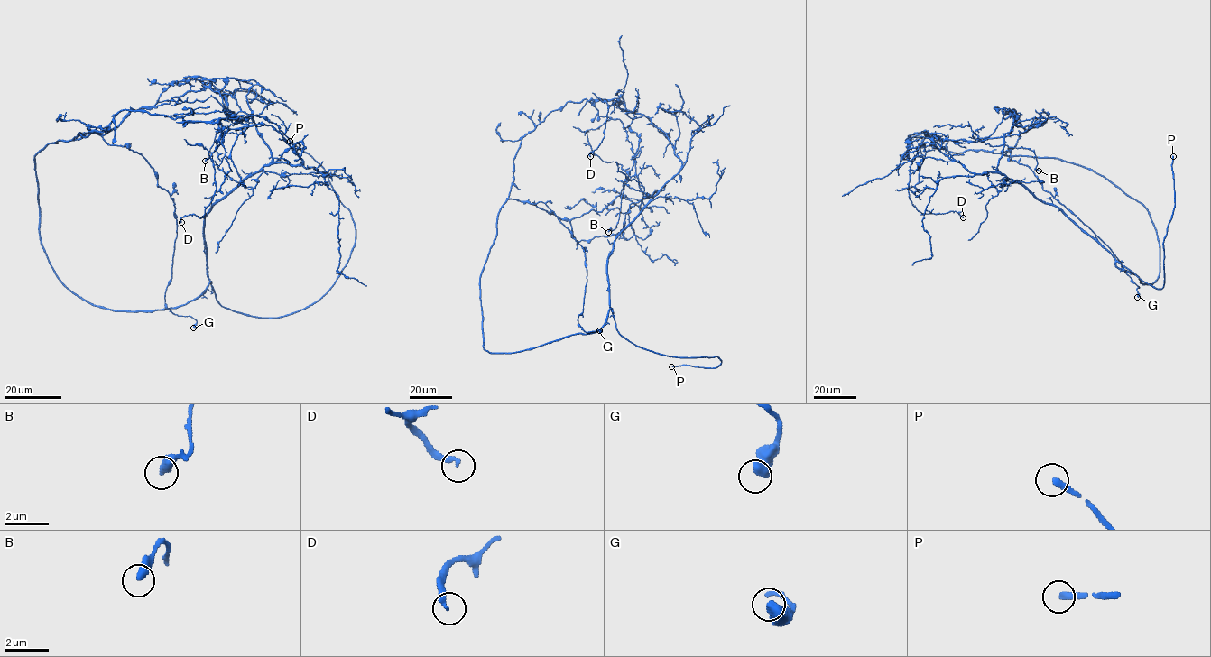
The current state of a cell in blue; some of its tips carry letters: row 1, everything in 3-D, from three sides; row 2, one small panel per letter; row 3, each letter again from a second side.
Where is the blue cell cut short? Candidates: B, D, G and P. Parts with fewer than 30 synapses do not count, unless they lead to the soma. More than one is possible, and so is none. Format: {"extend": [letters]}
{"extend": ["P"]}

